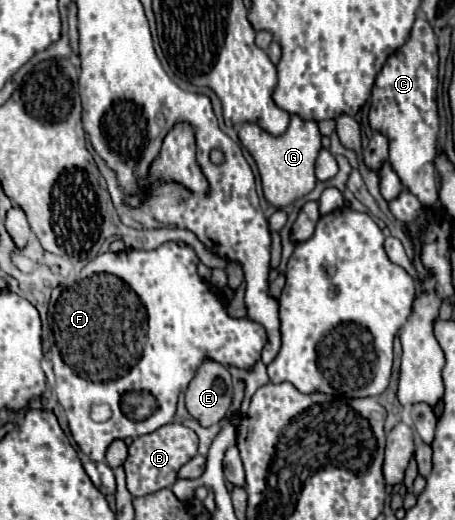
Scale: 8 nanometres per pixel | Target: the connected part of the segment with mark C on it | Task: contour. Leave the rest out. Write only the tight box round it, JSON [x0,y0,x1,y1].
[369,17,437,205]

